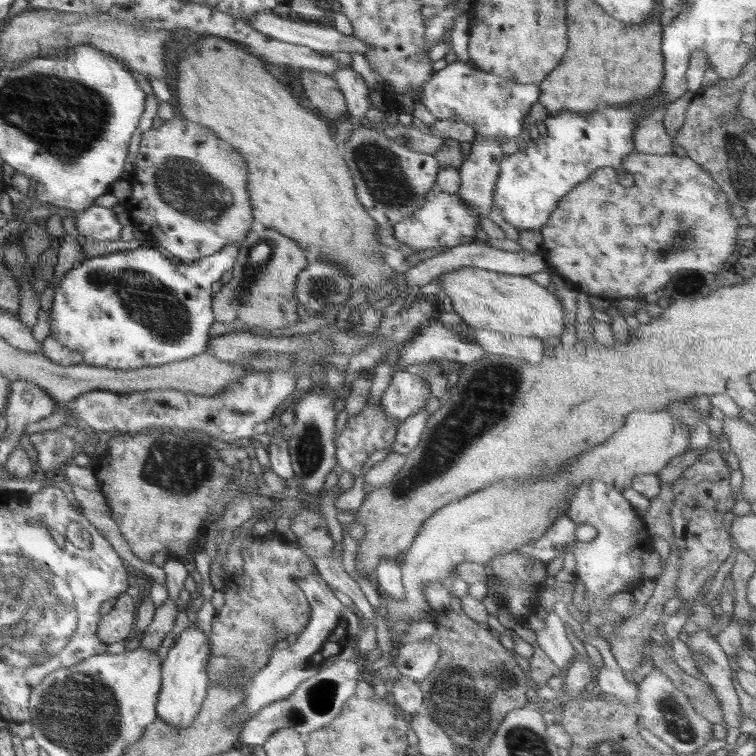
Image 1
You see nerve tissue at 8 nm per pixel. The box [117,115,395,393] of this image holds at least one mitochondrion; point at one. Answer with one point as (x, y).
(183, 185)

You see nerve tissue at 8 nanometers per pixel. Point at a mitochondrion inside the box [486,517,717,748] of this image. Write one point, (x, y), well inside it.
(676, 722)

